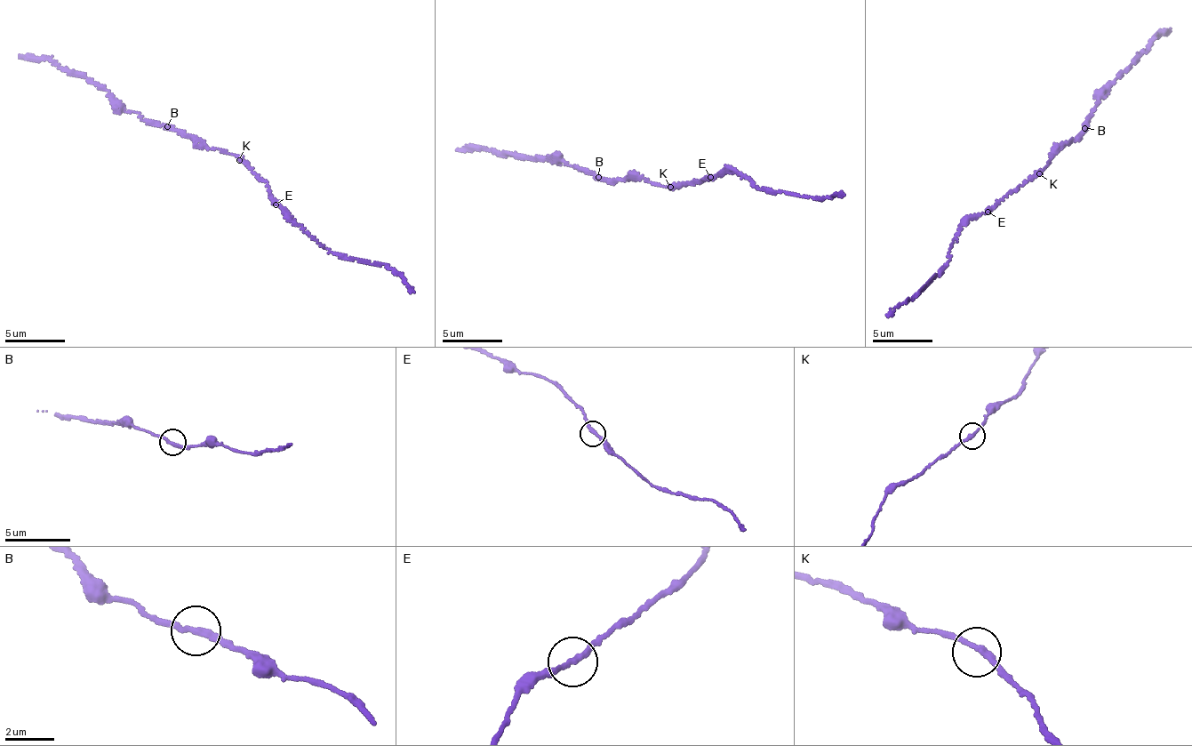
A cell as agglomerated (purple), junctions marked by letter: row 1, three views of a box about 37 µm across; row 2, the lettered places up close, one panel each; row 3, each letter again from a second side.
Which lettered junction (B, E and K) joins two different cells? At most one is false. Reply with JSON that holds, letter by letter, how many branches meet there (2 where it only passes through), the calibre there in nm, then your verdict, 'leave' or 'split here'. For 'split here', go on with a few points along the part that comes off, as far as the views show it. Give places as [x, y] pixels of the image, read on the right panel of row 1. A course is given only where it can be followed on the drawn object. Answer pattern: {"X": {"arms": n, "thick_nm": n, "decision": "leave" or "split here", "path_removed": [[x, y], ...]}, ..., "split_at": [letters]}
{"B": {"arms": 2, "thick_nm": 260, "decision": "leave"}, "E": {"arms": 2, "thick_nm": 260, "decision": "leave"}, "K": {"arms": 2, "thick_nm": 240, "decision": "leave"}, "split_at": []}

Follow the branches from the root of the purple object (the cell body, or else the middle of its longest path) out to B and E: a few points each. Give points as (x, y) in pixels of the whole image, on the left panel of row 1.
B: (237, 156), (196, 146), (190, 138), (167, 126)
E: (237, 156), (243, 156), (249, 163), (256, 177), (268, 182), (276, 204)

